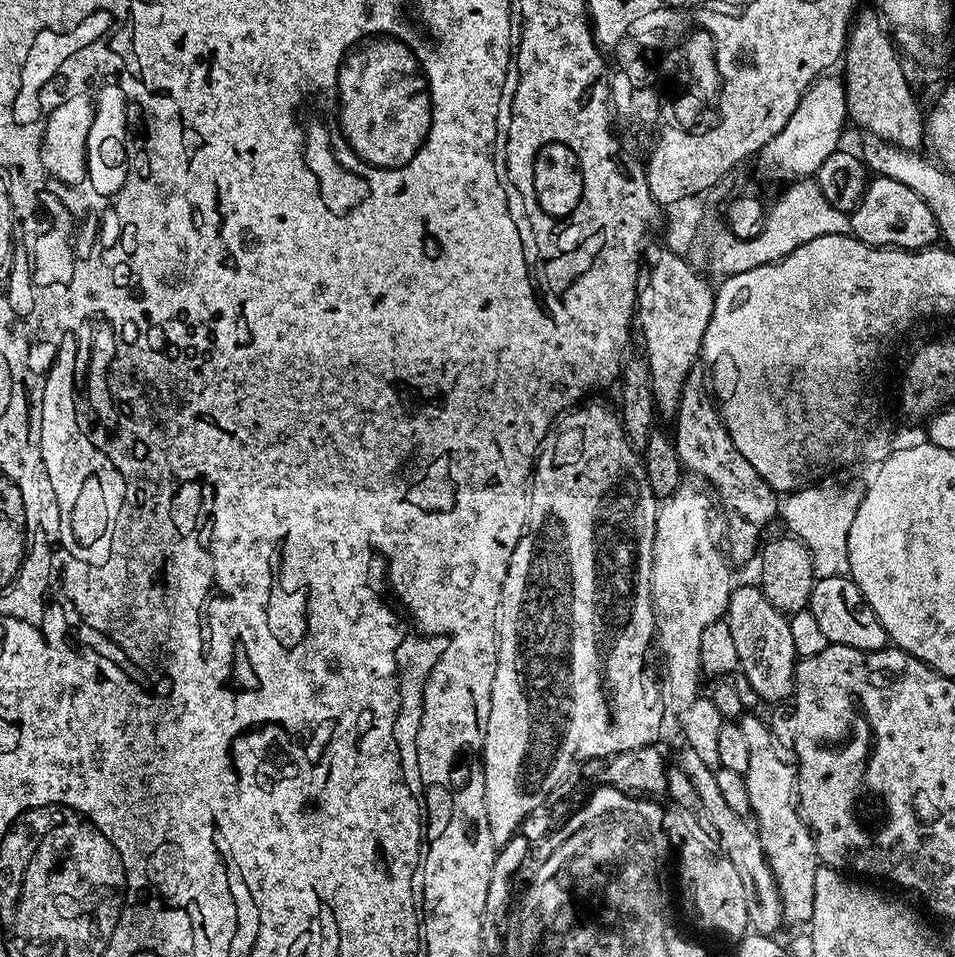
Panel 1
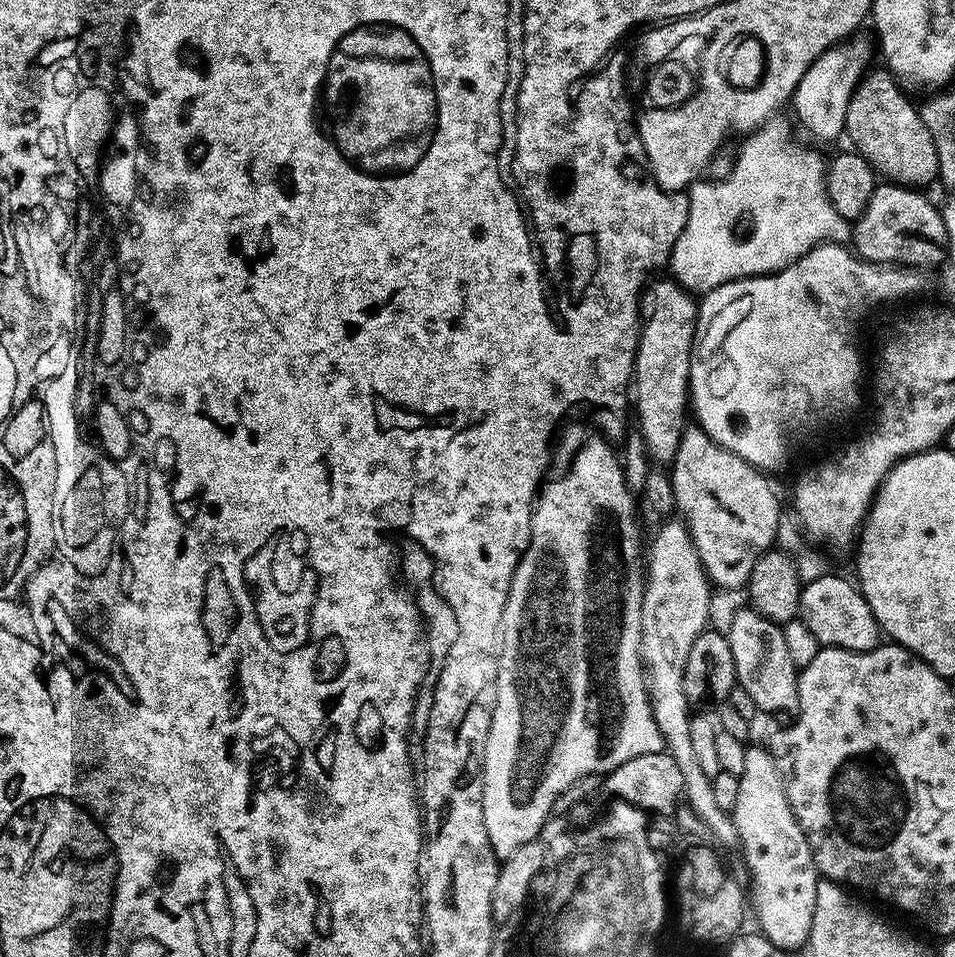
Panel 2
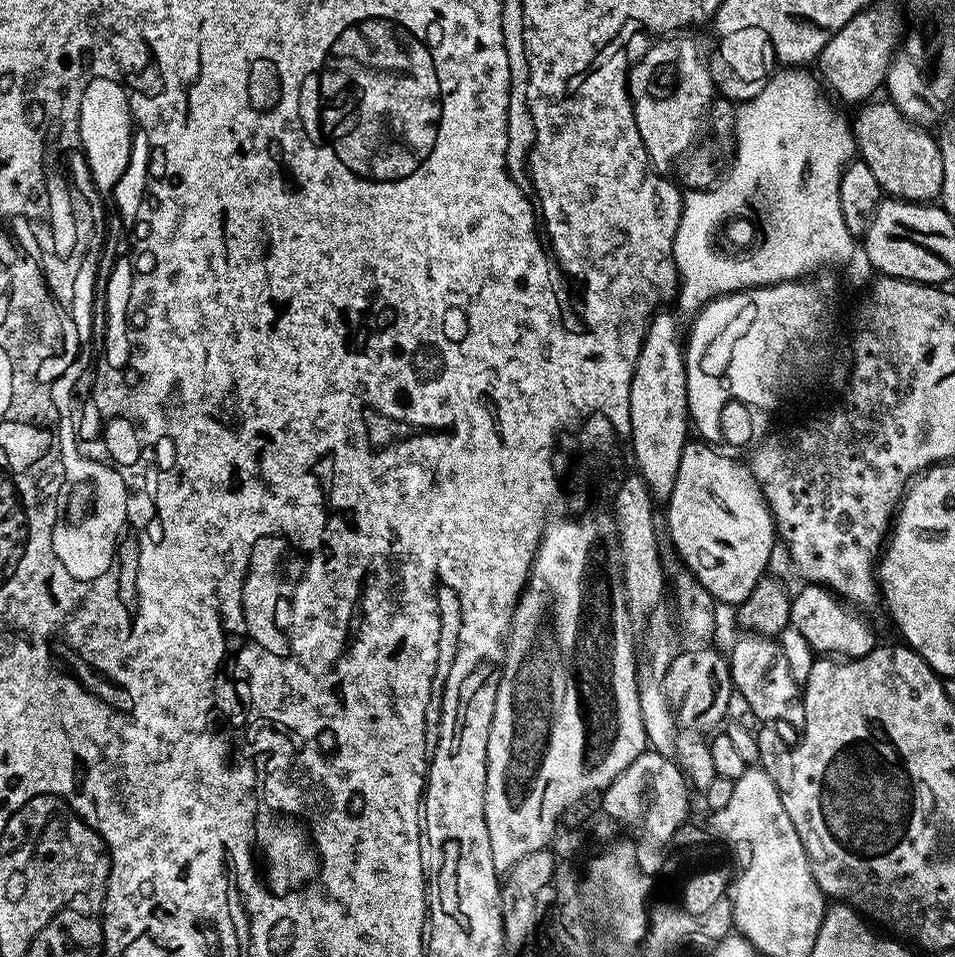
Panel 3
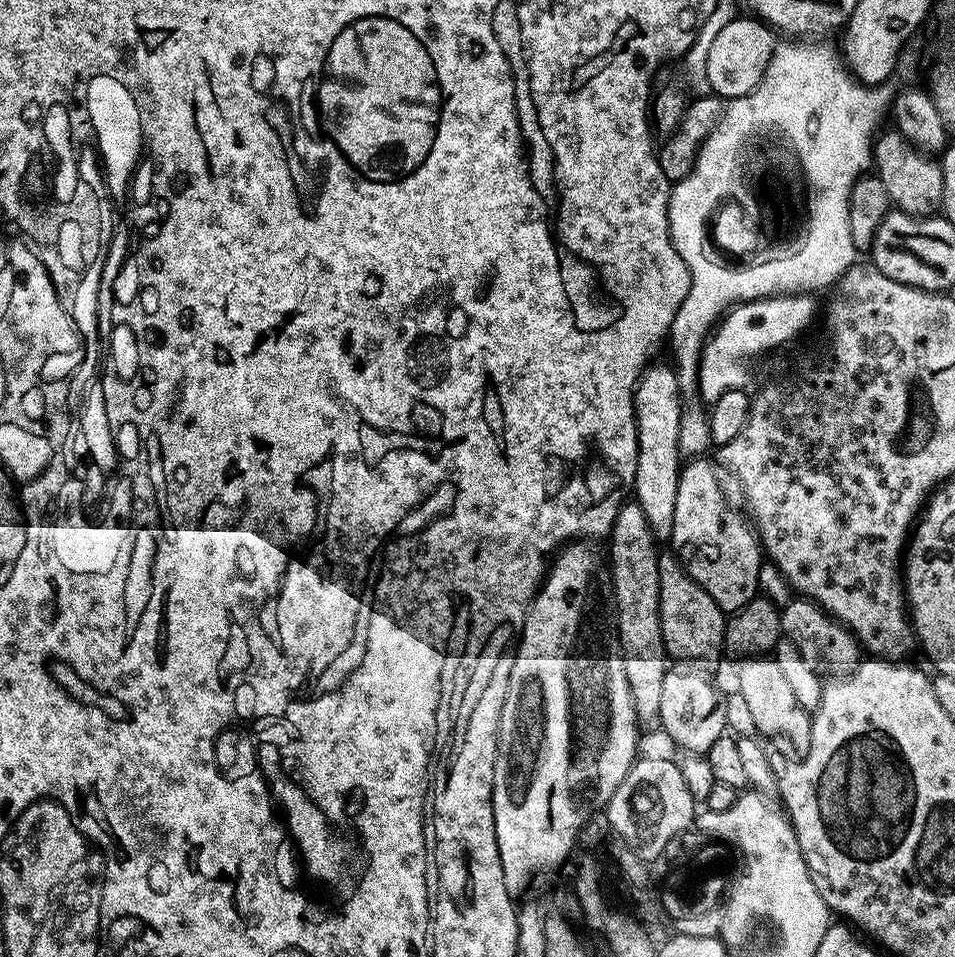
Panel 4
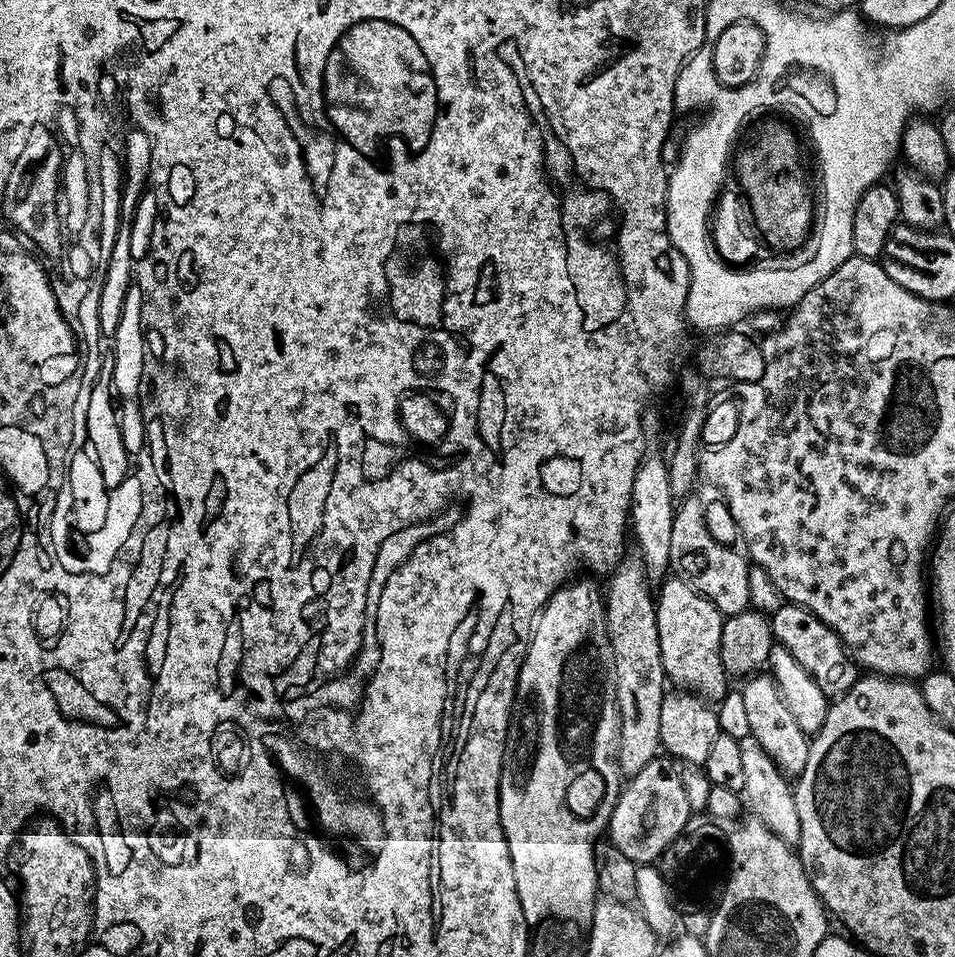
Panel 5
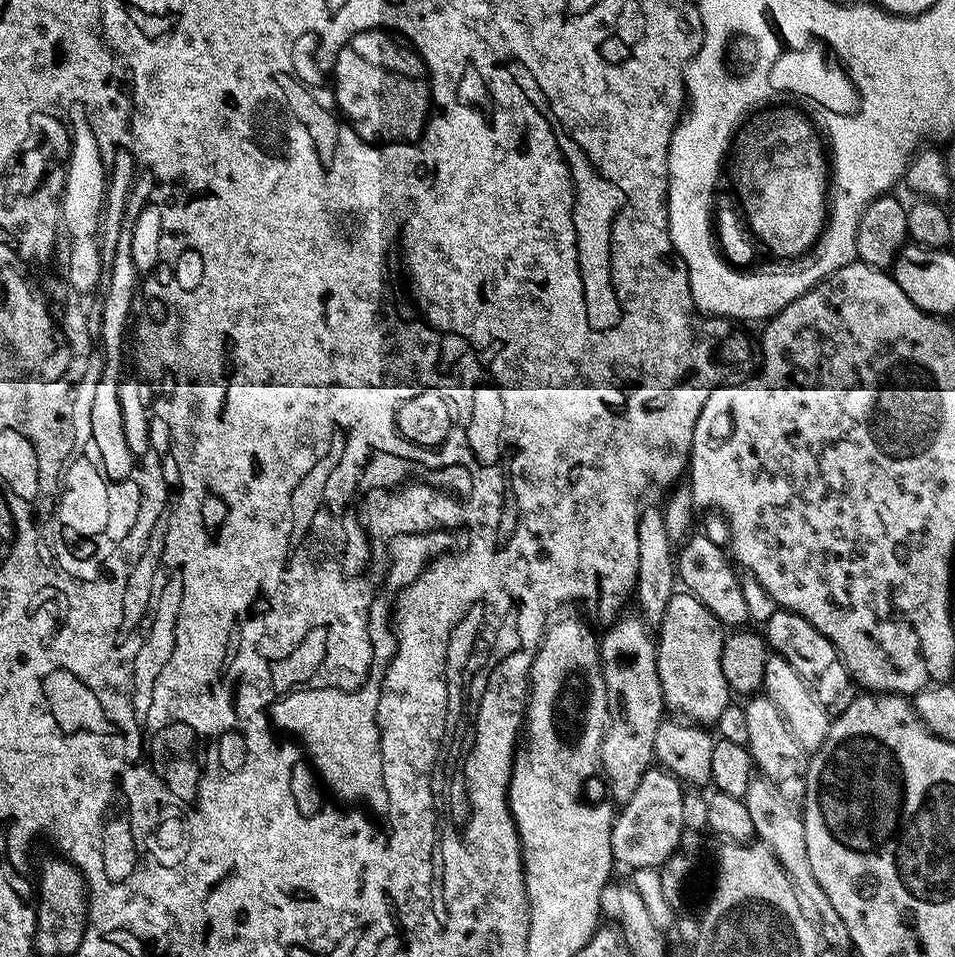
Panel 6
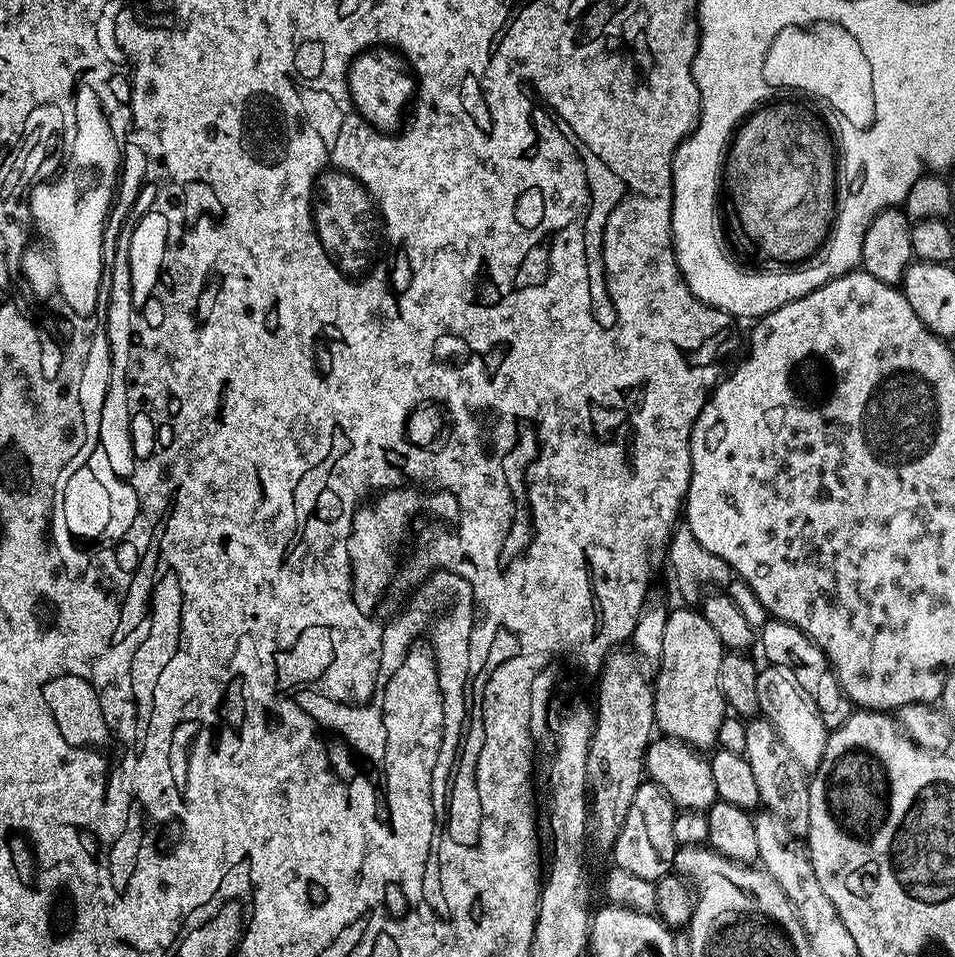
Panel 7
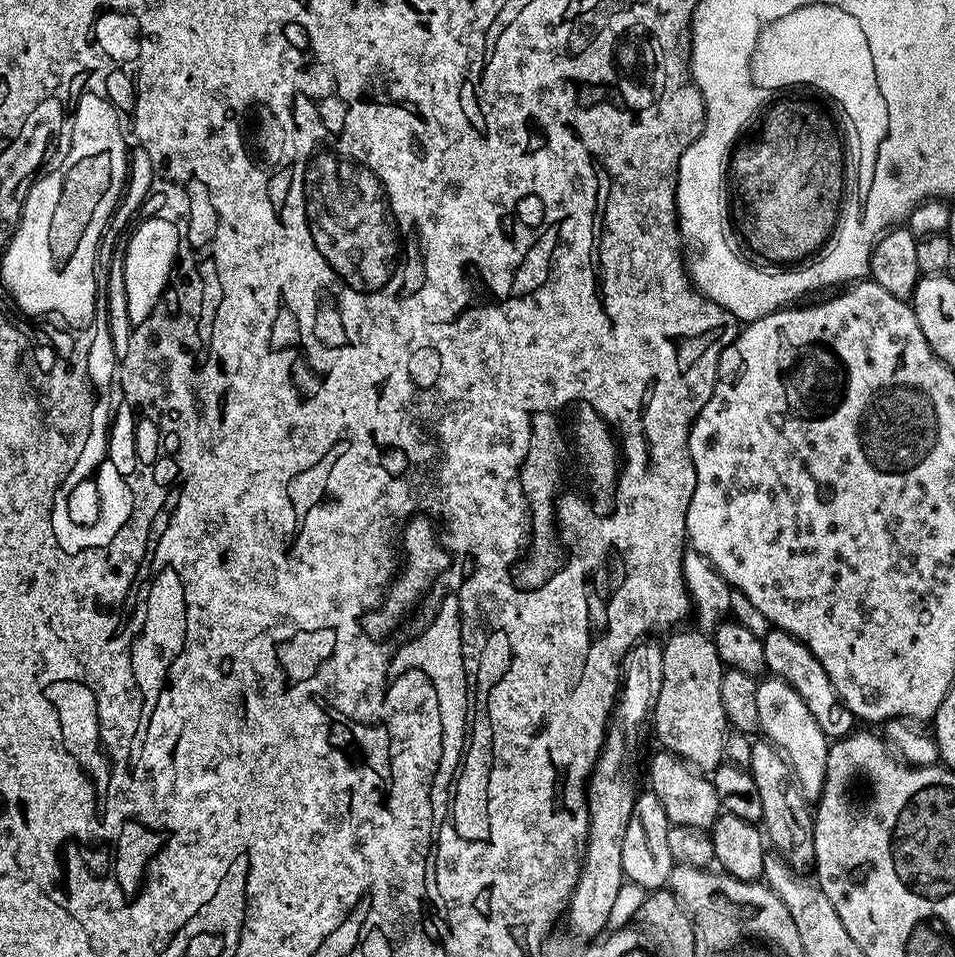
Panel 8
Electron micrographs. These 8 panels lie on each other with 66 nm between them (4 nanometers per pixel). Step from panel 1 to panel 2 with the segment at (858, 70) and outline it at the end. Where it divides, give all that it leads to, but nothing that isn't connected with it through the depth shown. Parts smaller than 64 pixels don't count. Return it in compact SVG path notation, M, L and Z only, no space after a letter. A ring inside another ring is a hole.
M869 71L854 90L850 98L850 106L846 106L844 131L847 139L850 138L856 143L853 144L855 151L868 159L881 177L905 186L924 186L920 184L928 184L932 179L935 181L939 177L938 150L935 149L930 129L926 128L926 123L922 122L922 118L919 117L917 105L912 104L907 94L909 95L891 72Z

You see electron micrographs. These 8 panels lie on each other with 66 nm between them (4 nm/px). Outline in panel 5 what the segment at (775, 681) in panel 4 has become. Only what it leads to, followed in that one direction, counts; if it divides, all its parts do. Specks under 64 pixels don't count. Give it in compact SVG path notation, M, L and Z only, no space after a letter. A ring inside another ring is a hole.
M757 674L743 681L739 689L742 703L746 706L746 719L750 722L751 739L770 756L785 777L795 778L806 770L808 757L809 733L804 732L798 722L794 722L794 714L790 714L790 706L782 698L779 686L768 674Z

